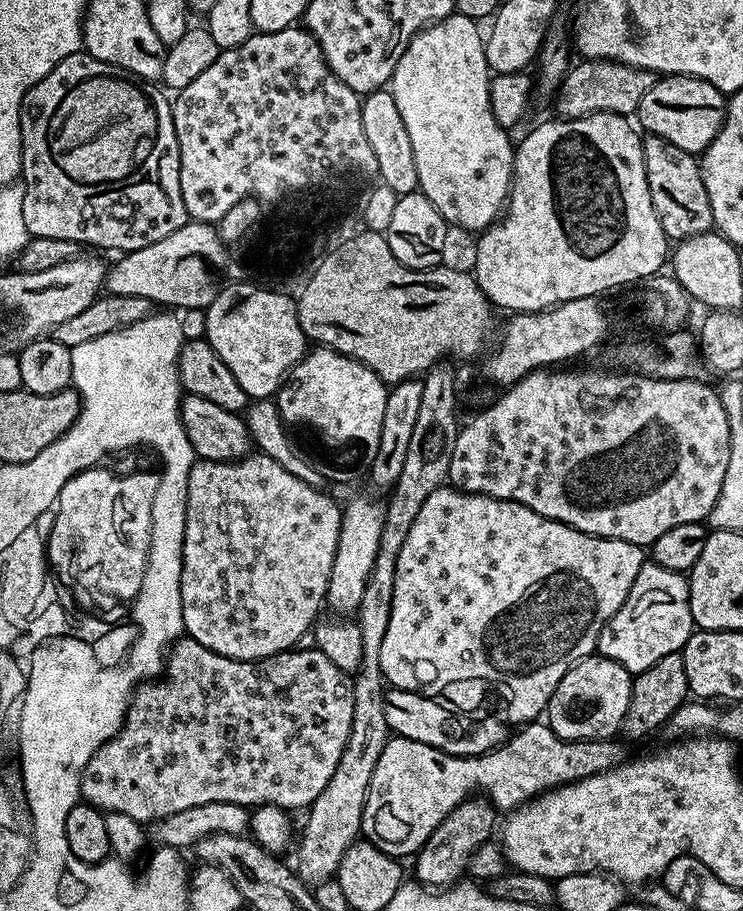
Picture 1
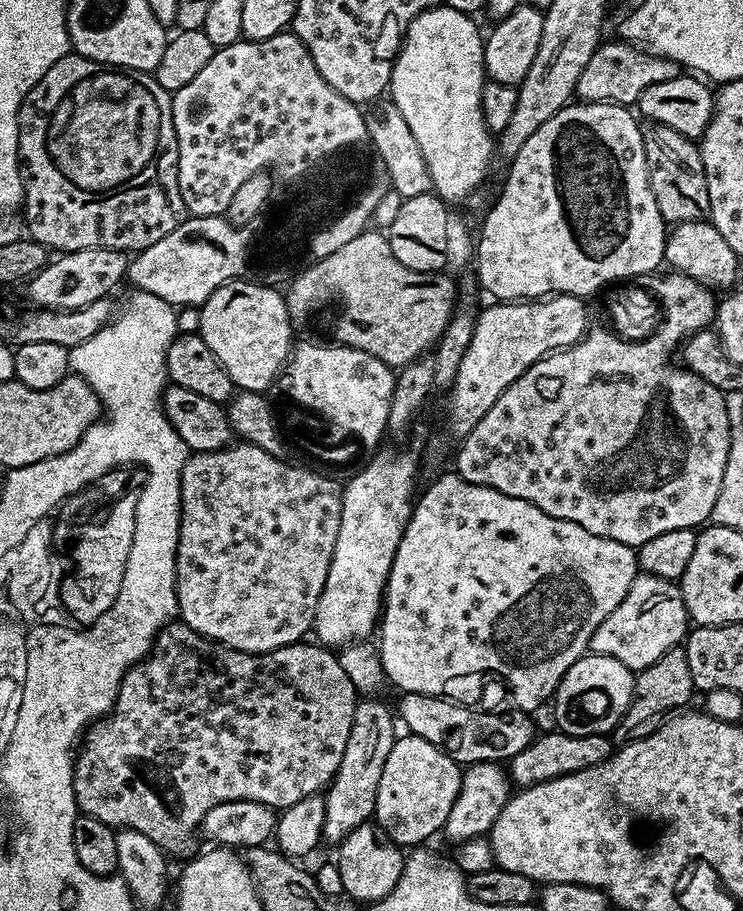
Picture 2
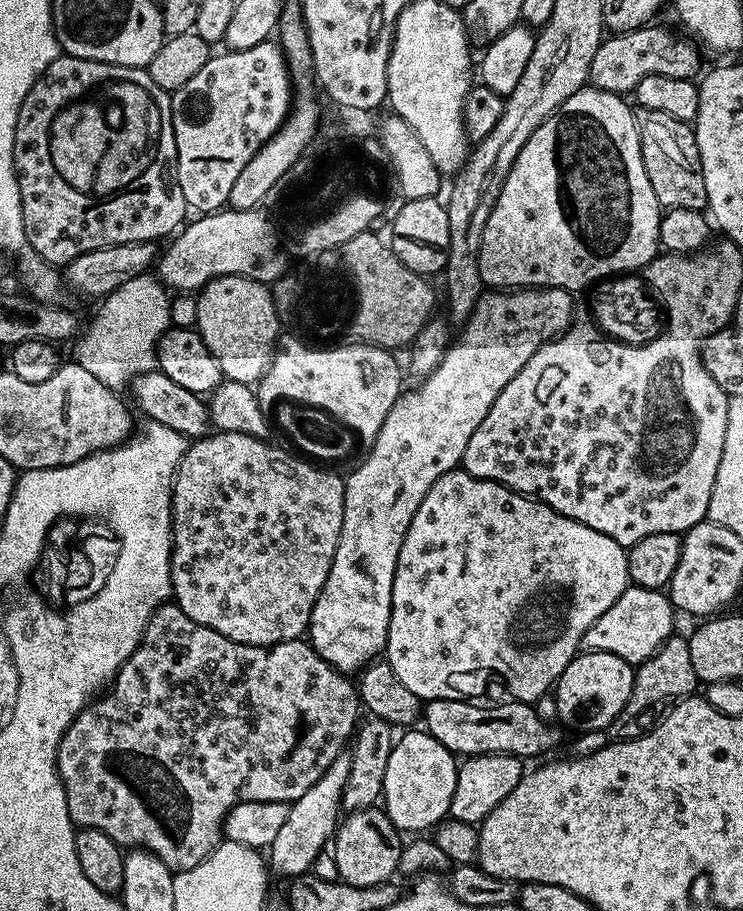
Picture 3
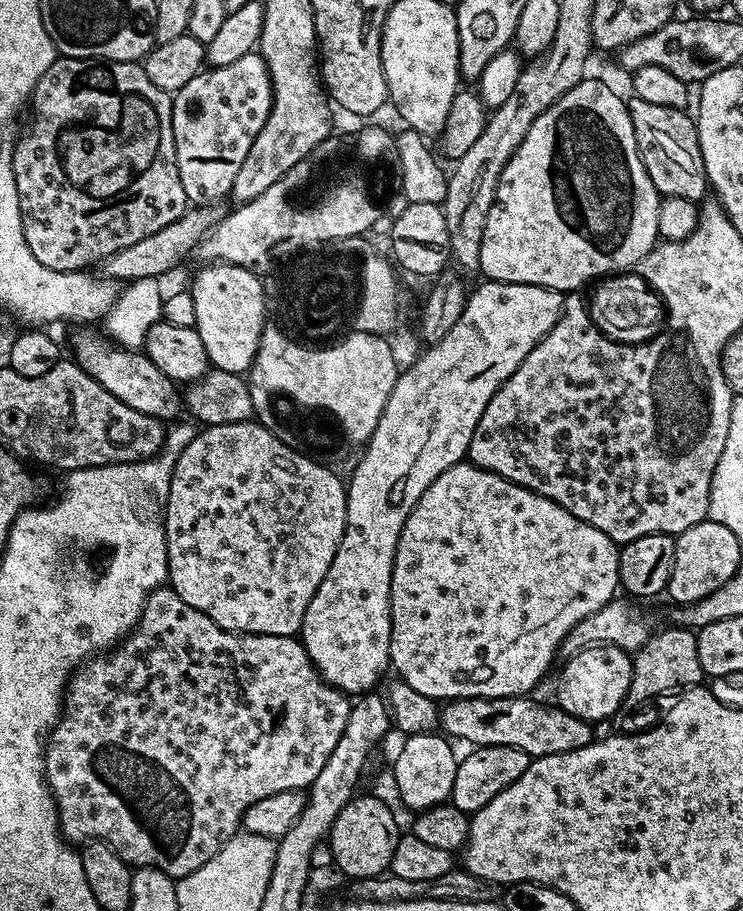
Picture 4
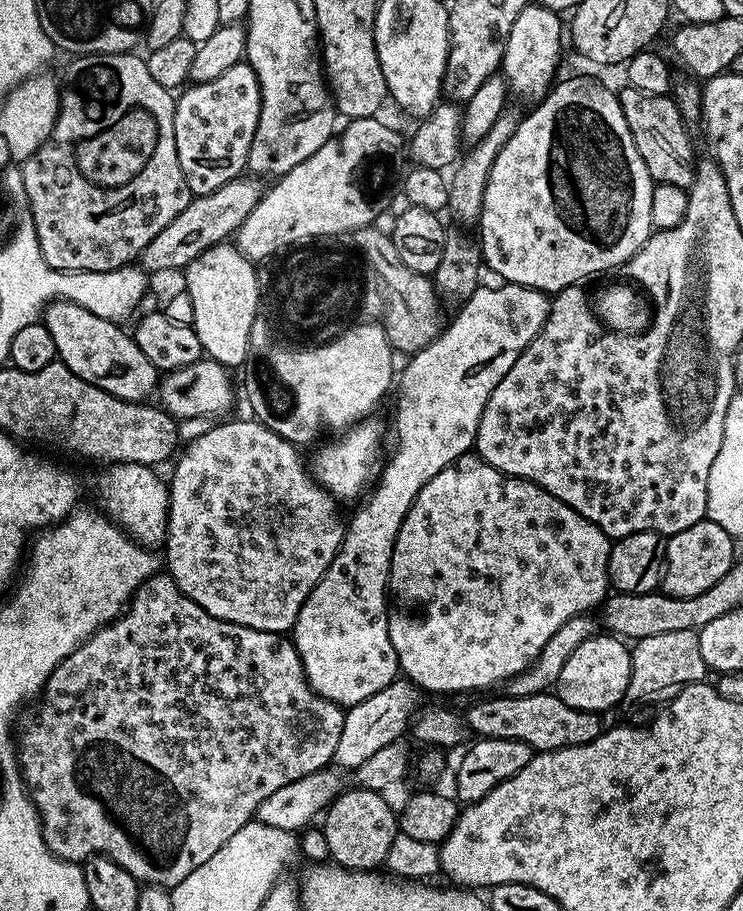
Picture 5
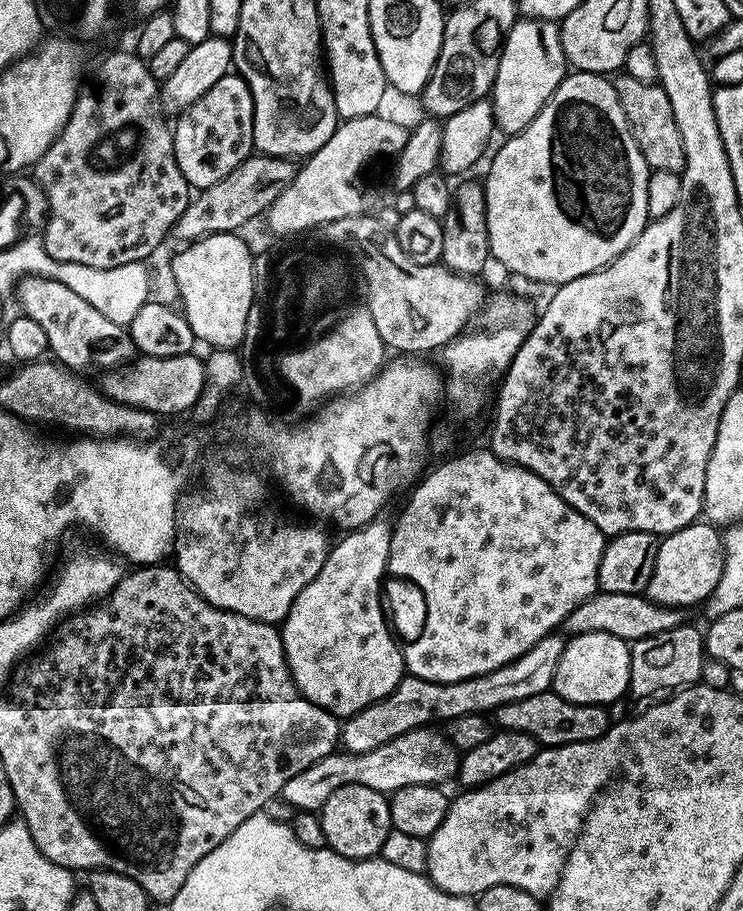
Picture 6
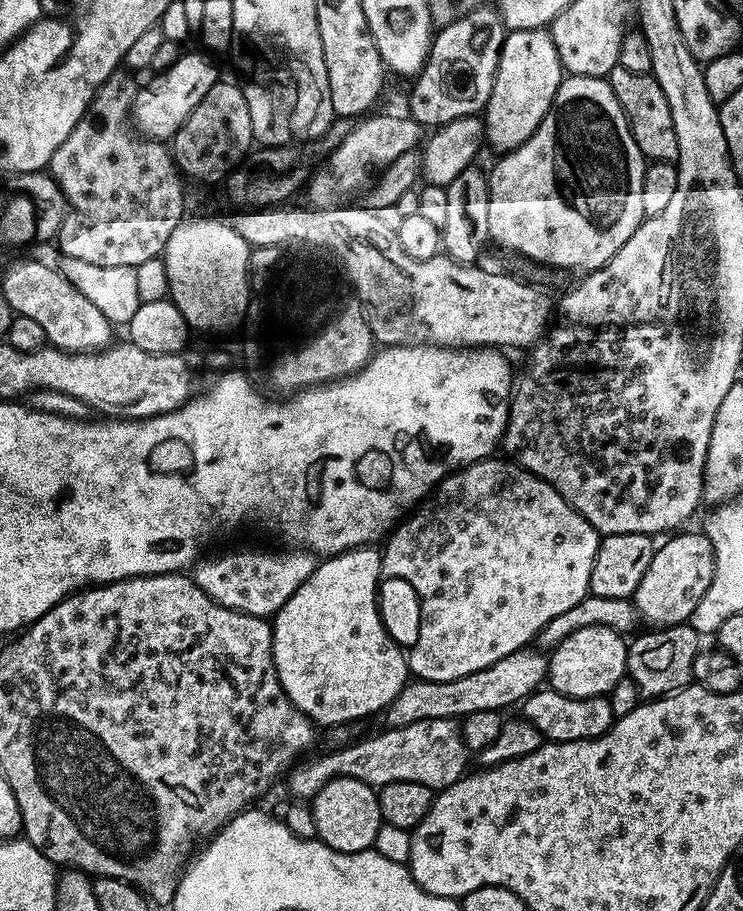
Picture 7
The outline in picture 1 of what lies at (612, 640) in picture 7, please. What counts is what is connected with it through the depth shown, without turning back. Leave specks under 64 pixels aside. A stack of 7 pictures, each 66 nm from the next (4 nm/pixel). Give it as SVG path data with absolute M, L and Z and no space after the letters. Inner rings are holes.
M593 654L586 660L578 661L565 674L562 682L558 682L546 709L546 723L563 740L606 740L615 737L621 731L624 715L630 706L631 689L632 676L621 664L608 660L605 656Z

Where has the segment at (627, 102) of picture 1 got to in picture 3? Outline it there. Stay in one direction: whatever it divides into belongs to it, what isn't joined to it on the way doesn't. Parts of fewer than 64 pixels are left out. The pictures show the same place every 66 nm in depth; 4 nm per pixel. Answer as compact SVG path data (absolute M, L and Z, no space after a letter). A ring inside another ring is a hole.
M656 26L636 28L632 32L618 32L601 40L588 71L591 87L617 94L632 94L635 93L638 82L647 76L692 80L695 72L701 71L701 49L687 35L675 36L668 28L652 27Z

